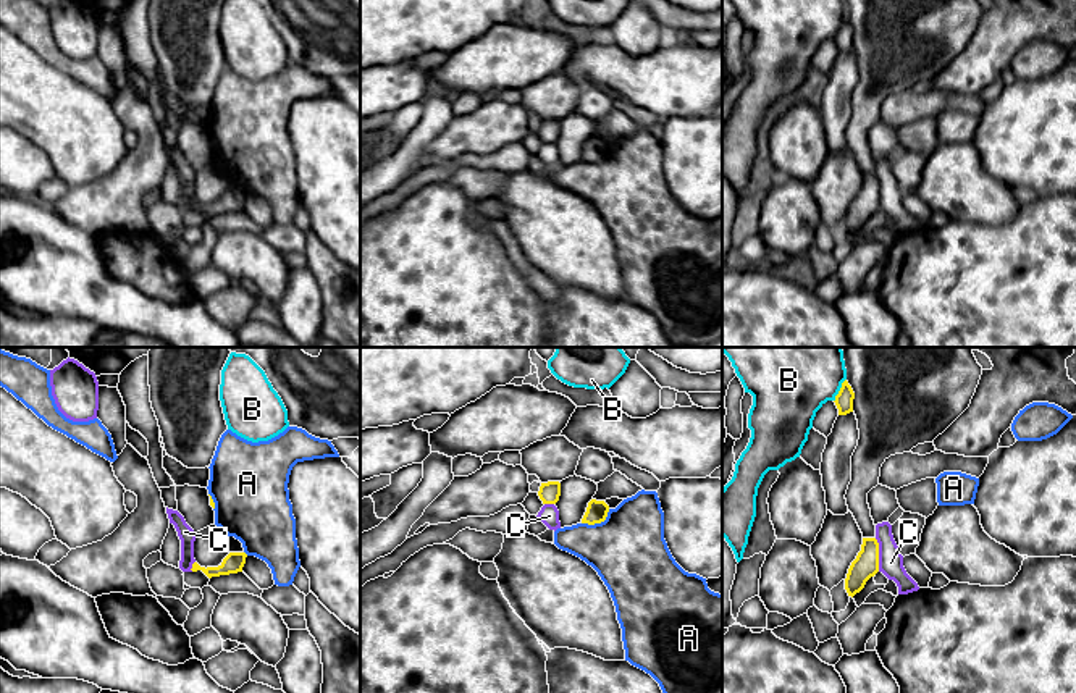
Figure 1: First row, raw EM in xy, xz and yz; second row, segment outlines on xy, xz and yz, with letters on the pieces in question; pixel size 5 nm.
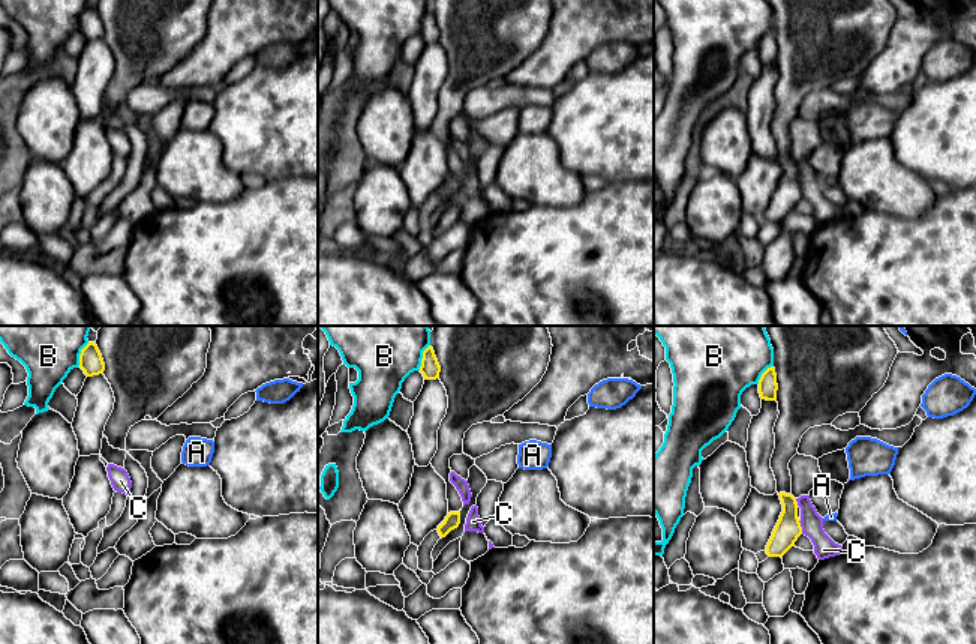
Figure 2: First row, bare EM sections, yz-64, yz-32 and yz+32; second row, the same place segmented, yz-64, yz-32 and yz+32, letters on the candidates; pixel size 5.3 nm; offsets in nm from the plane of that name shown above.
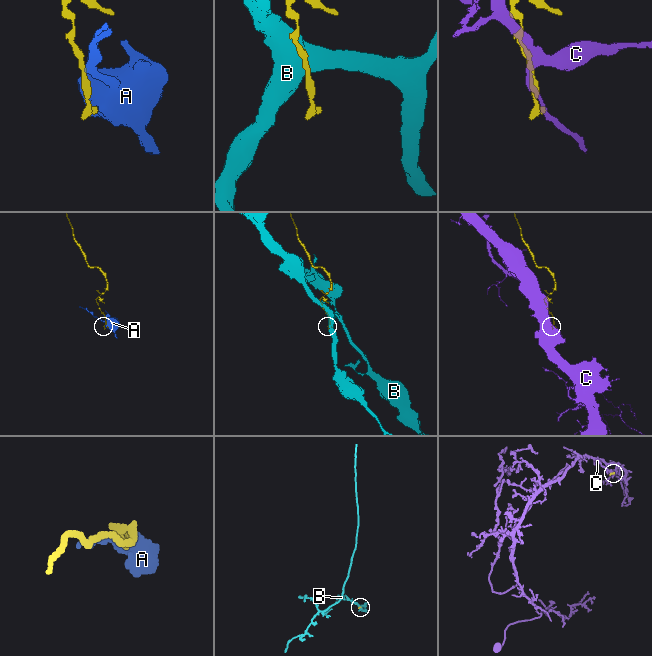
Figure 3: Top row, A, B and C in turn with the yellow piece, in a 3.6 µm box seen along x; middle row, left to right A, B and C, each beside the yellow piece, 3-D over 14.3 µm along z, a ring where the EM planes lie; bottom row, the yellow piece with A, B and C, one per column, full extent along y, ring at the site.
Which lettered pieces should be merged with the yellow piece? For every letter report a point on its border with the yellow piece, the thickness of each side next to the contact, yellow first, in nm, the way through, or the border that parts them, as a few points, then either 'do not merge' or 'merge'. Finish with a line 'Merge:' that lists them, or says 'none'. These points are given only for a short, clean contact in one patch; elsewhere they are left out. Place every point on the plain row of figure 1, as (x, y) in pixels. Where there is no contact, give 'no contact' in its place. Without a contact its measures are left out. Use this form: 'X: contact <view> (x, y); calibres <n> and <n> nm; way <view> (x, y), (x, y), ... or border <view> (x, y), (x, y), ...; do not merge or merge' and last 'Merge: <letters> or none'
A: contact xz (598, 160); calibres 110 and 380 nm; do not merge
B: contact yz (840, 28); calibres 90 and 320 nm; do not merge
C: contact yz (878, 193); calibres 130 and 130 nm; border yz (874, 176), (878, 181), (879, 209); do not merge
Merge: none

